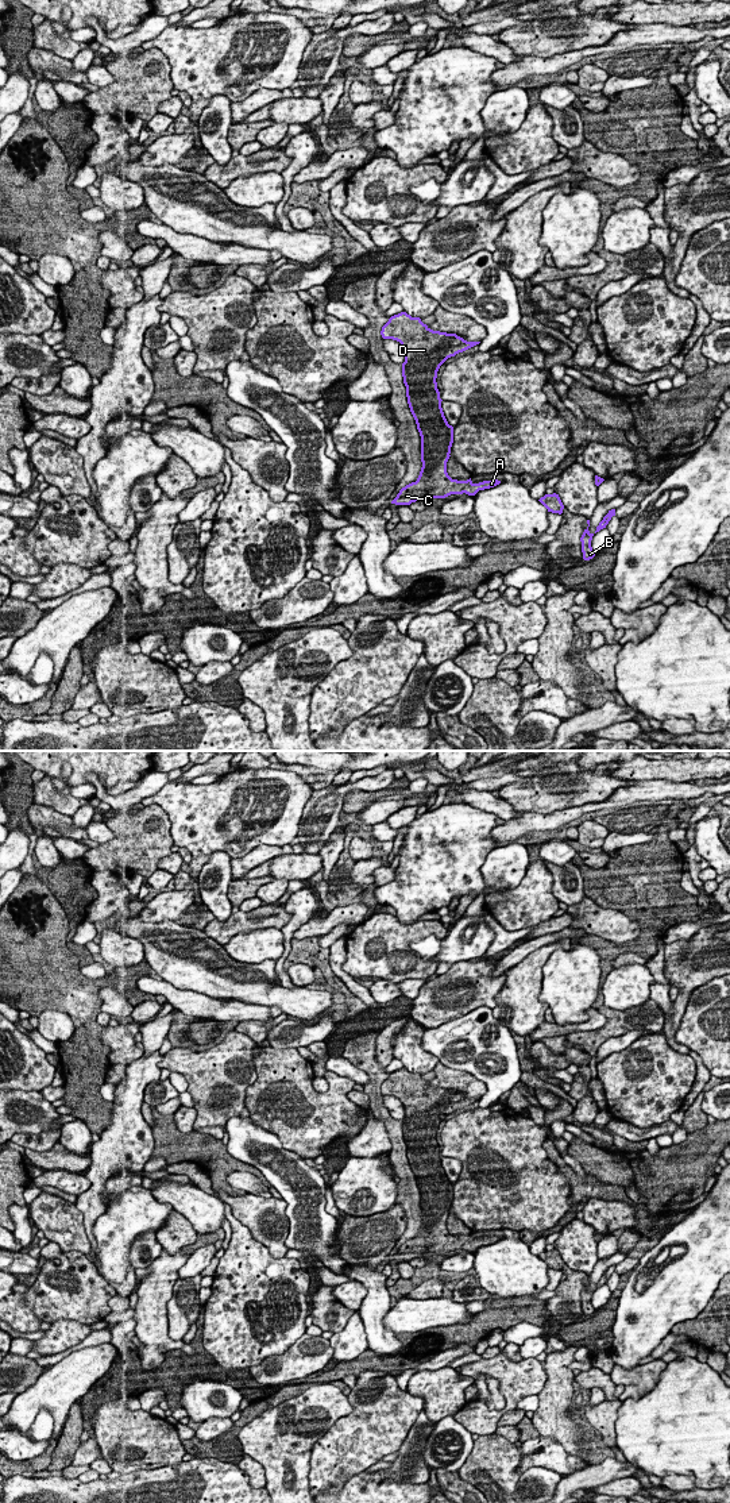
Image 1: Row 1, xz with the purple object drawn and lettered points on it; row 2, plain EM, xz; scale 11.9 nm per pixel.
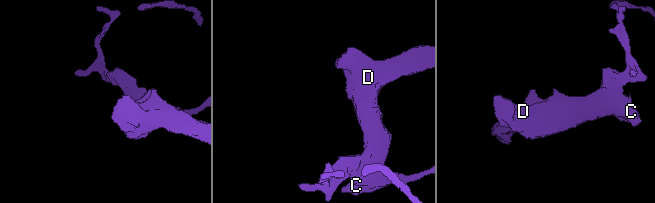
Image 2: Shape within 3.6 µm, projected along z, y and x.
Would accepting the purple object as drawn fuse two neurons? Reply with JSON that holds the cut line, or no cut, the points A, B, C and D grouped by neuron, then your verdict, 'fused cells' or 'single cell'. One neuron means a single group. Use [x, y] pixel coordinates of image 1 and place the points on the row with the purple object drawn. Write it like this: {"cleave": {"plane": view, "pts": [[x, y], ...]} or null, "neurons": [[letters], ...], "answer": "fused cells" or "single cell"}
{"cleave": null, "neurons": [["A", "B", "C", "D"]], "answer": "single cell"}

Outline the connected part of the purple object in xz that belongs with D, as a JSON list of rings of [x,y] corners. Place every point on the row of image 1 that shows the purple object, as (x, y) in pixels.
[[[406,312],[391,316],[381,335],[399,342],[405,350],[402,377],[408,404],[421,436],[420,475],[416,482],[402,487],[391,504],[410,505],[463,493],[475,496],[479,490],[499,485],[498,479],[479,483],[474,483],[471,478],[457,481],[447,473],[453,427],[448,424],[441,408],[437,371],[448,358],[480,342],[467,342],[456,334],[433,331],[420,317],[412,317]]]

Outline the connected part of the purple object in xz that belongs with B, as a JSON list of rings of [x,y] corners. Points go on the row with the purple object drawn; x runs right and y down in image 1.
[[[615,509],[609,510],[609,513],[603,517],[603,520],[599,523],[599,525],[596,527],[596,531],[594,533],[591,533],[588,531],[588,527],[584,529],[580,542],[582,542],[582,552],[583,552],[583,559],[584,560],[590,560],[595,556],[595,552],[591,547],[591,540],[592,536],[599,532],[600,529],[606,528],[606,525],[609,524],[609,521],[611,520],[611,517],[615,516]]]

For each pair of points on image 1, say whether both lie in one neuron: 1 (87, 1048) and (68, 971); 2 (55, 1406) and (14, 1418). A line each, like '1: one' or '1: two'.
1: one
2: one

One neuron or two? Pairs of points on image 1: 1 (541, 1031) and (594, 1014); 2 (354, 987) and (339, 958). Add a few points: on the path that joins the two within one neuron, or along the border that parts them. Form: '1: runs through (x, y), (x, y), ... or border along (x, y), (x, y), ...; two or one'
1: runs through (555, 1029), (583, 1026); one
2: runs through (347, 981), (339, 972), (339, 964); one

